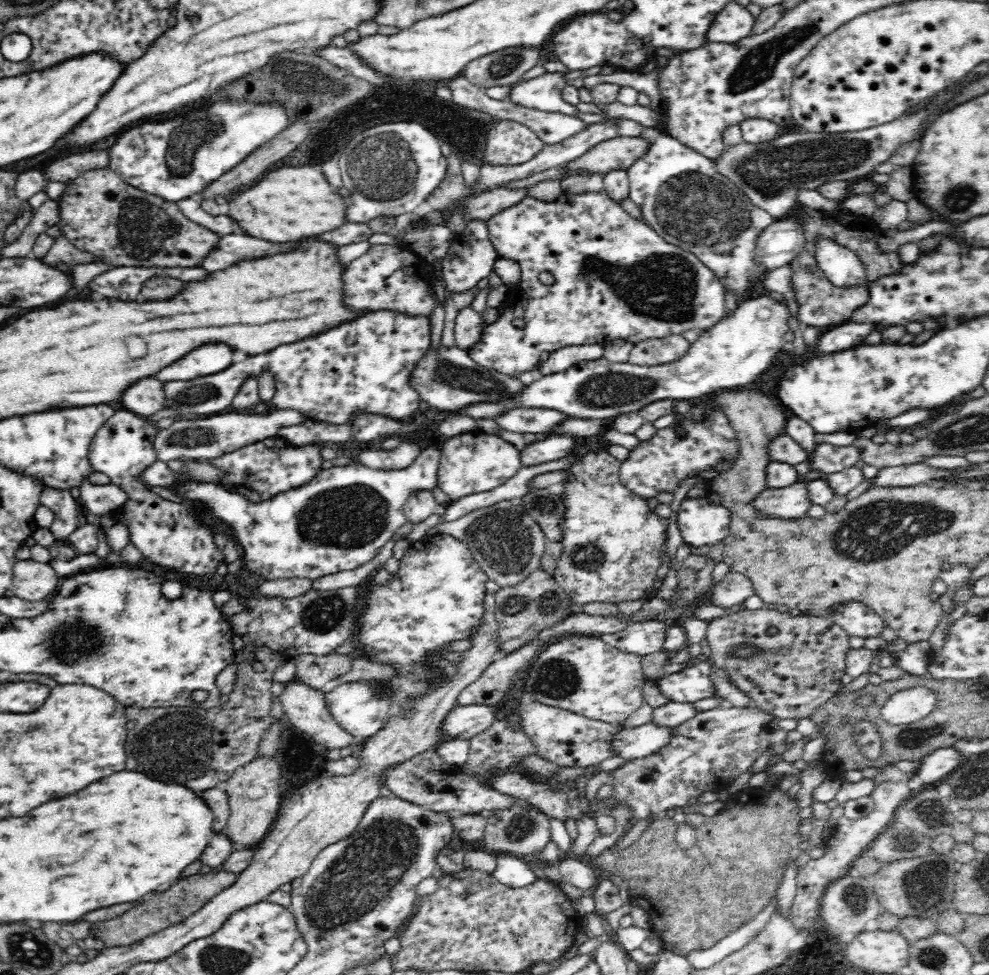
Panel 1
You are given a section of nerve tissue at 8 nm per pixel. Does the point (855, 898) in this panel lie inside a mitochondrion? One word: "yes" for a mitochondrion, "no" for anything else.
yes

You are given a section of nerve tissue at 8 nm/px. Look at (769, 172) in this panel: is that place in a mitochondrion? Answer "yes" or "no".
yes

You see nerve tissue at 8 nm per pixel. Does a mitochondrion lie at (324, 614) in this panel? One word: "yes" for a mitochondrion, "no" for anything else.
yes

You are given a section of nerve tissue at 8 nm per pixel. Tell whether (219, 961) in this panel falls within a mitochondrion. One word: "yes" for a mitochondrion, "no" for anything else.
yes

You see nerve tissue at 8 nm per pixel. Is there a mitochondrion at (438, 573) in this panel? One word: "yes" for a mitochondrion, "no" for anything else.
no

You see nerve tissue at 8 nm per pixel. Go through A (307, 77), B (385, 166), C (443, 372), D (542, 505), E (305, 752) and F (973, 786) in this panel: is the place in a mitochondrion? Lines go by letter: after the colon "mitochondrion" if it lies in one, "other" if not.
A: mitochondrion
B: mitochondrion
C: mitochondrion
D: mitochondrion
E: other
F: mitochondrion

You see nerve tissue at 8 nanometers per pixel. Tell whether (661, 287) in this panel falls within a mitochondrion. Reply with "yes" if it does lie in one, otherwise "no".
yes

